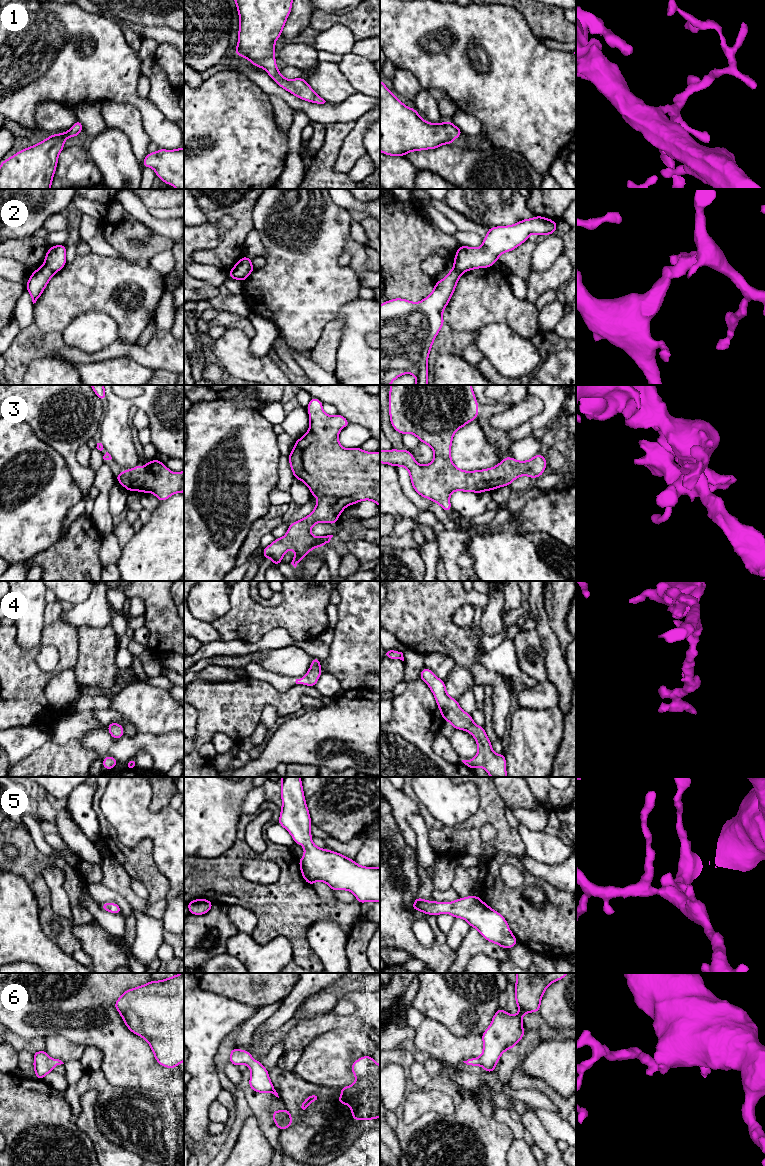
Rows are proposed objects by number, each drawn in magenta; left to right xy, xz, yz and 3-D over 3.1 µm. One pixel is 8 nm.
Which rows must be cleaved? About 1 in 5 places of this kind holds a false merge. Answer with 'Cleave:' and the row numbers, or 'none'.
Cleave: 2

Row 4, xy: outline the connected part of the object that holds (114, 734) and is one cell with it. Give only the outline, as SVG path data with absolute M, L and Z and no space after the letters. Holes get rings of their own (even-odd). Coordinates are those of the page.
M109 723L107 728L109 729L109 734L114 739L119 739L124 735L124 728L118 723Z

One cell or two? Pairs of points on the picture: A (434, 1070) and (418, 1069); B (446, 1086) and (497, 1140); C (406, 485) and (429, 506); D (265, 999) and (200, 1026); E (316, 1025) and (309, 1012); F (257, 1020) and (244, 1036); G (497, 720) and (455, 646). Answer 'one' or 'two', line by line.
A: two
B: one
C: one
D: two
E: two
F: one
G: one

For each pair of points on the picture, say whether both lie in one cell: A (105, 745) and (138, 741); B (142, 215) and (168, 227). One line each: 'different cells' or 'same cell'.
A: same cell
B: same cell

